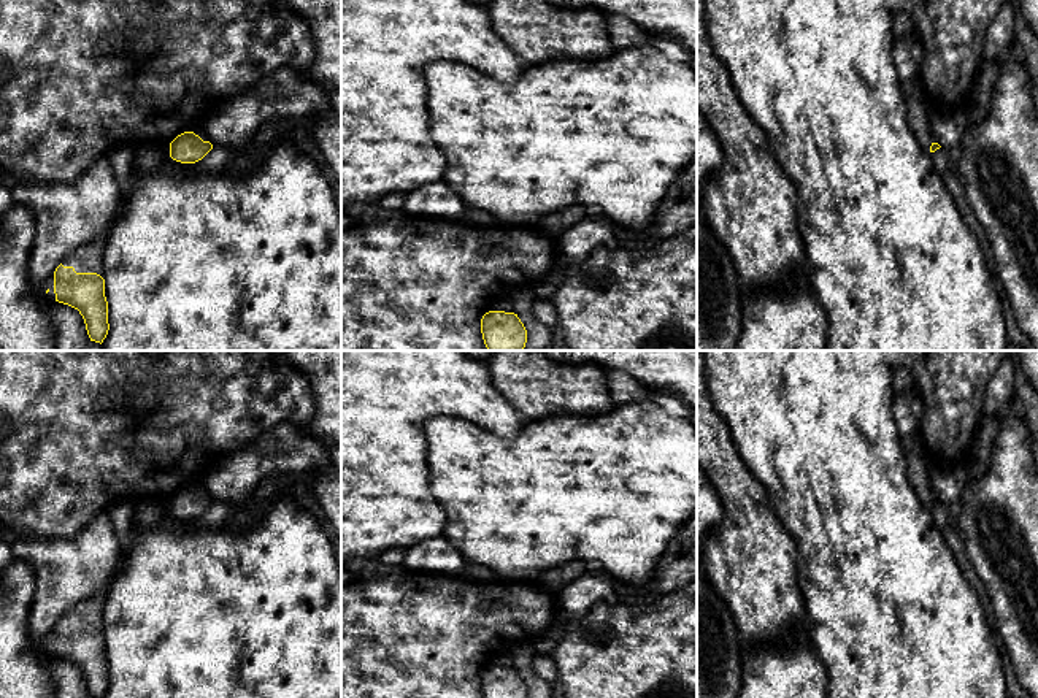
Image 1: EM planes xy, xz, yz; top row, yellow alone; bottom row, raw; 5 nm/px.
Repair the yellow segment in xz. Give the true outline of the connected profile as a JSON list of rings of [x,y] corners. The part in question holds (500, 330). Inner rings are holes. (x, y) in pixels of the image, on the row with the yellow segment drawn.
[[[486,313],[481,333],[487,351],[524,351],[527,343],[527,330],[514,313]]]

